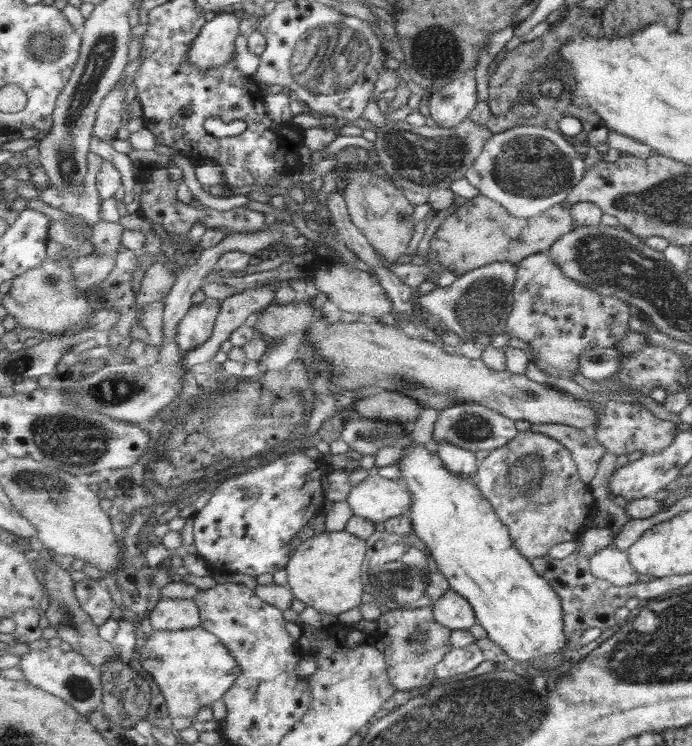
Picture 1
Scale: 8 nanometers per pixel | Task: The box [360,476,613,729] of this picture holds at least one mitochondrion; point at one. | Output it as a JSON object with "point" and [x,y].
{"point":[405,579]}

